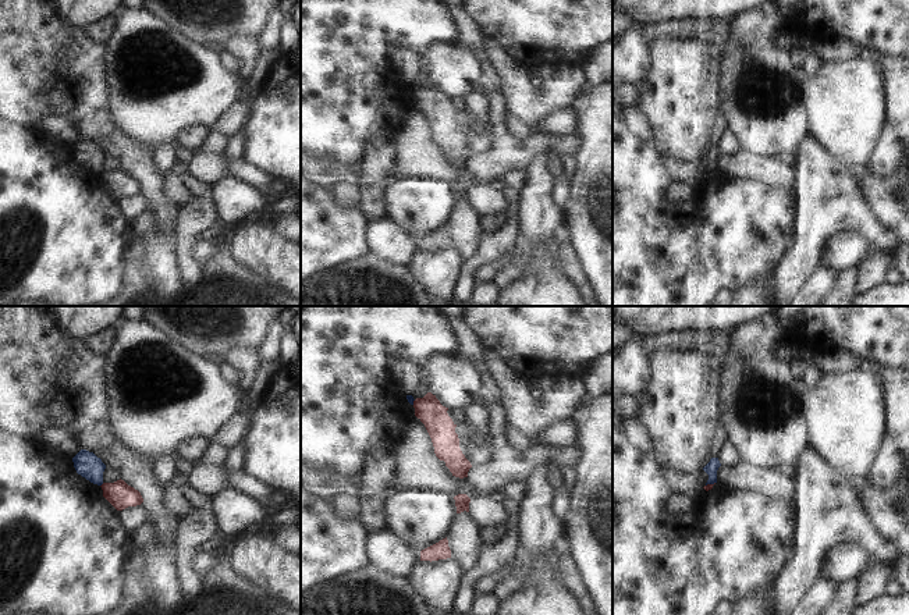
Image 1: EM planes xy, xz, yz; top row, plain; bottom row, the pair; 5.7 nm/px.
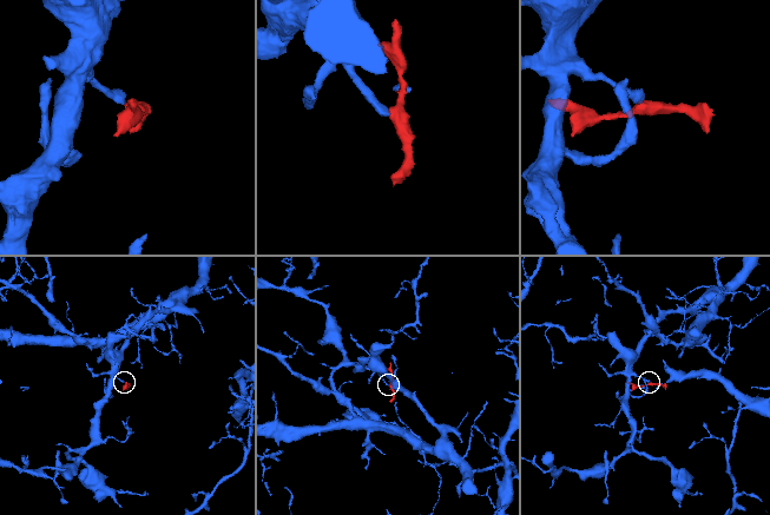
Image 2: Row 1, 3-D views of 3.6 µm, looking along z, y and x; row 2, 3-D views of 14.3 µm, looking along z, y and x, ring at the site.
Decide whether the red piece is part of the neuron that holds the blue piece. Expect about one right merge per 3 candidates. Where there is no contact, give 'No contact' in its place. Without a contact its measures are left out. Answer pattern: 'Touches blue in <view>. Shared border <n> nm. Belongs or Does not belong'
Touches blue in yz. Shared border 60 nm. Does not belong

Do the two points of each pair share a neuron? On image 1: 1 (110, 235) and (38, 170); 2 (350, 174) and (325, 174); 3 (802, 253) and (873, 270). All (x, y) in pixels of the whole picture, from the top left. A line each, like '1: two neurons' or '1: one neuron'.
1: one neuron
2: one neuron
3: two neurons

